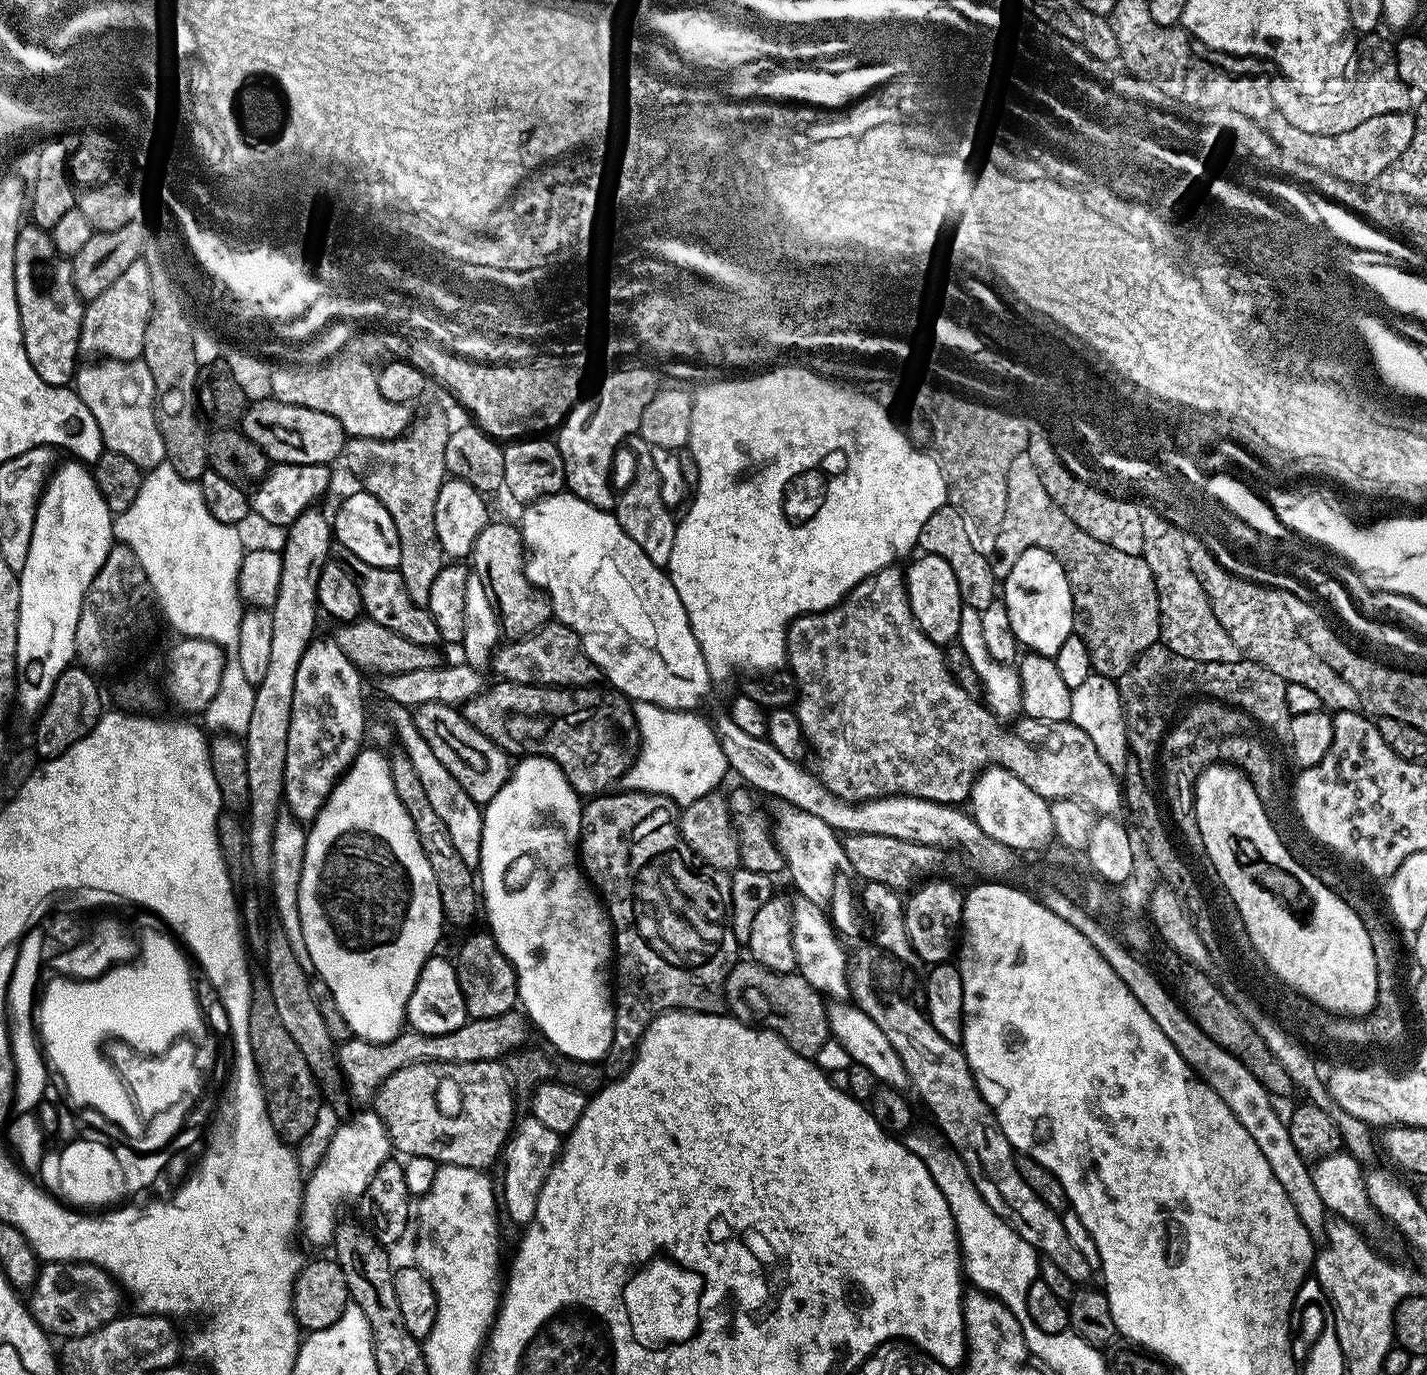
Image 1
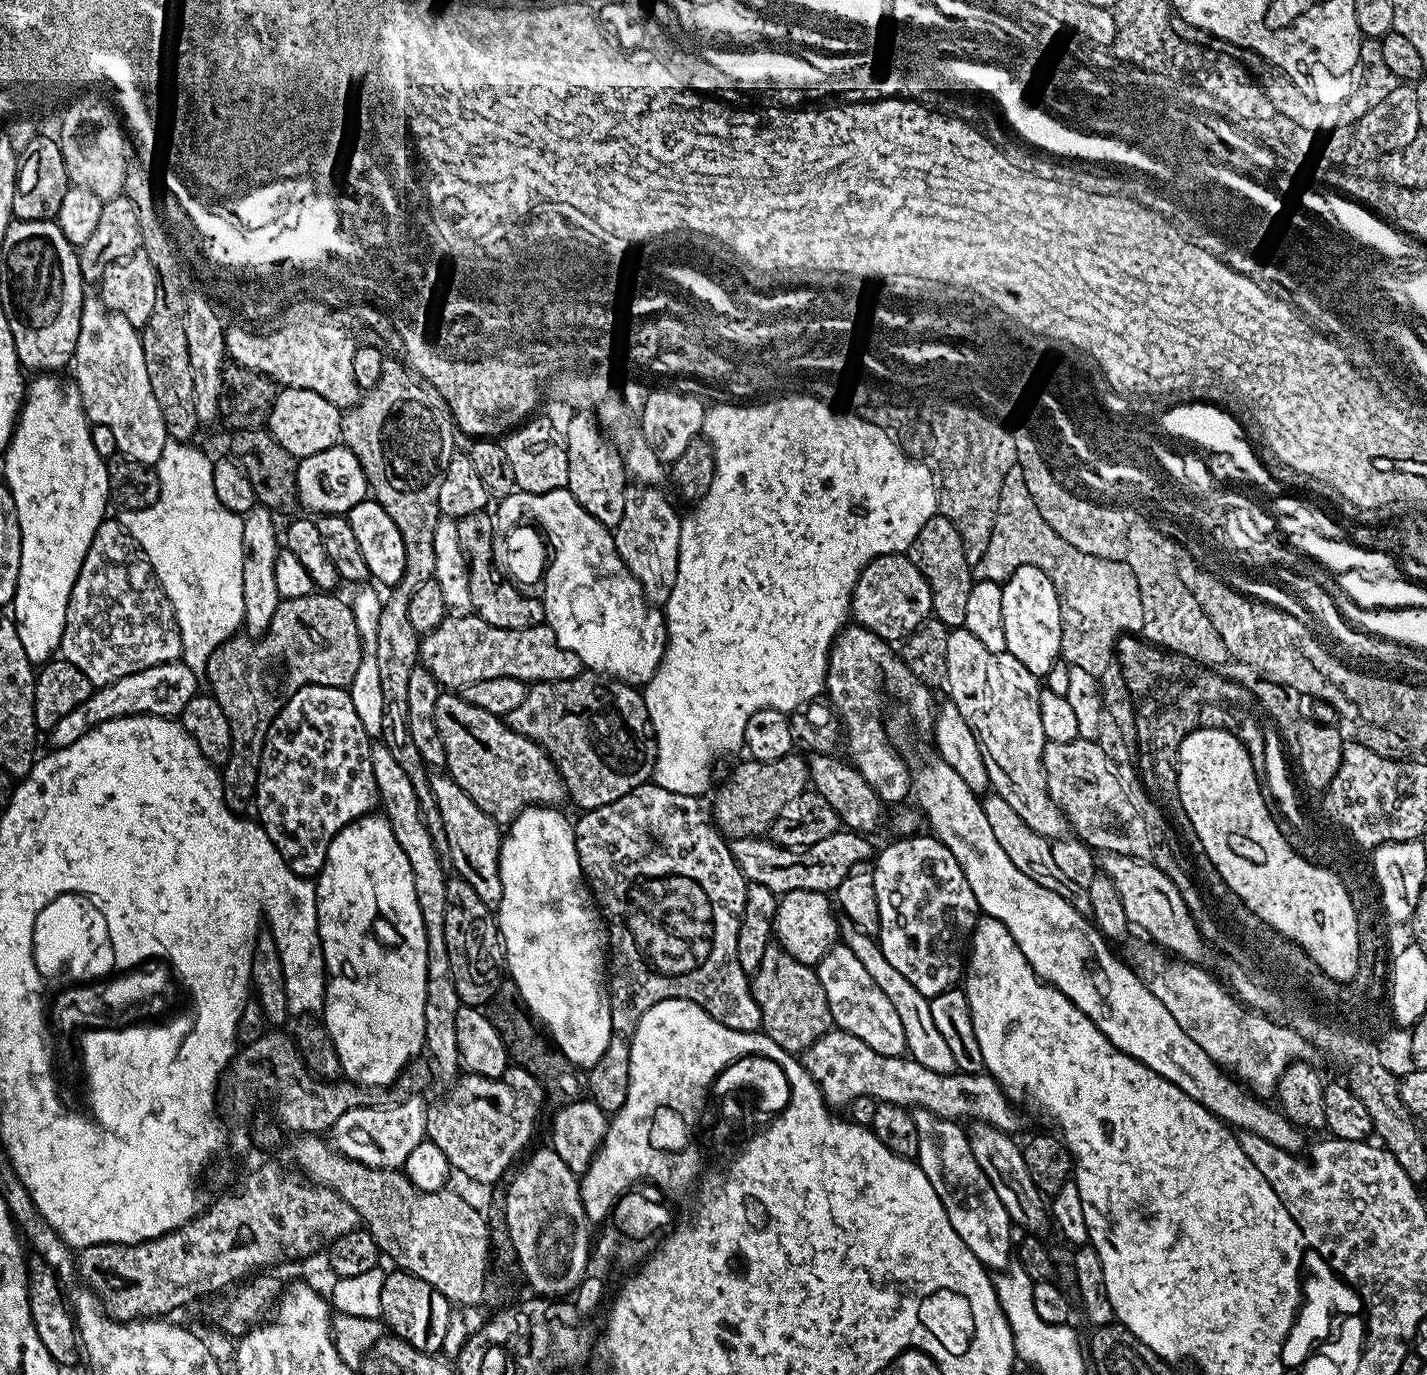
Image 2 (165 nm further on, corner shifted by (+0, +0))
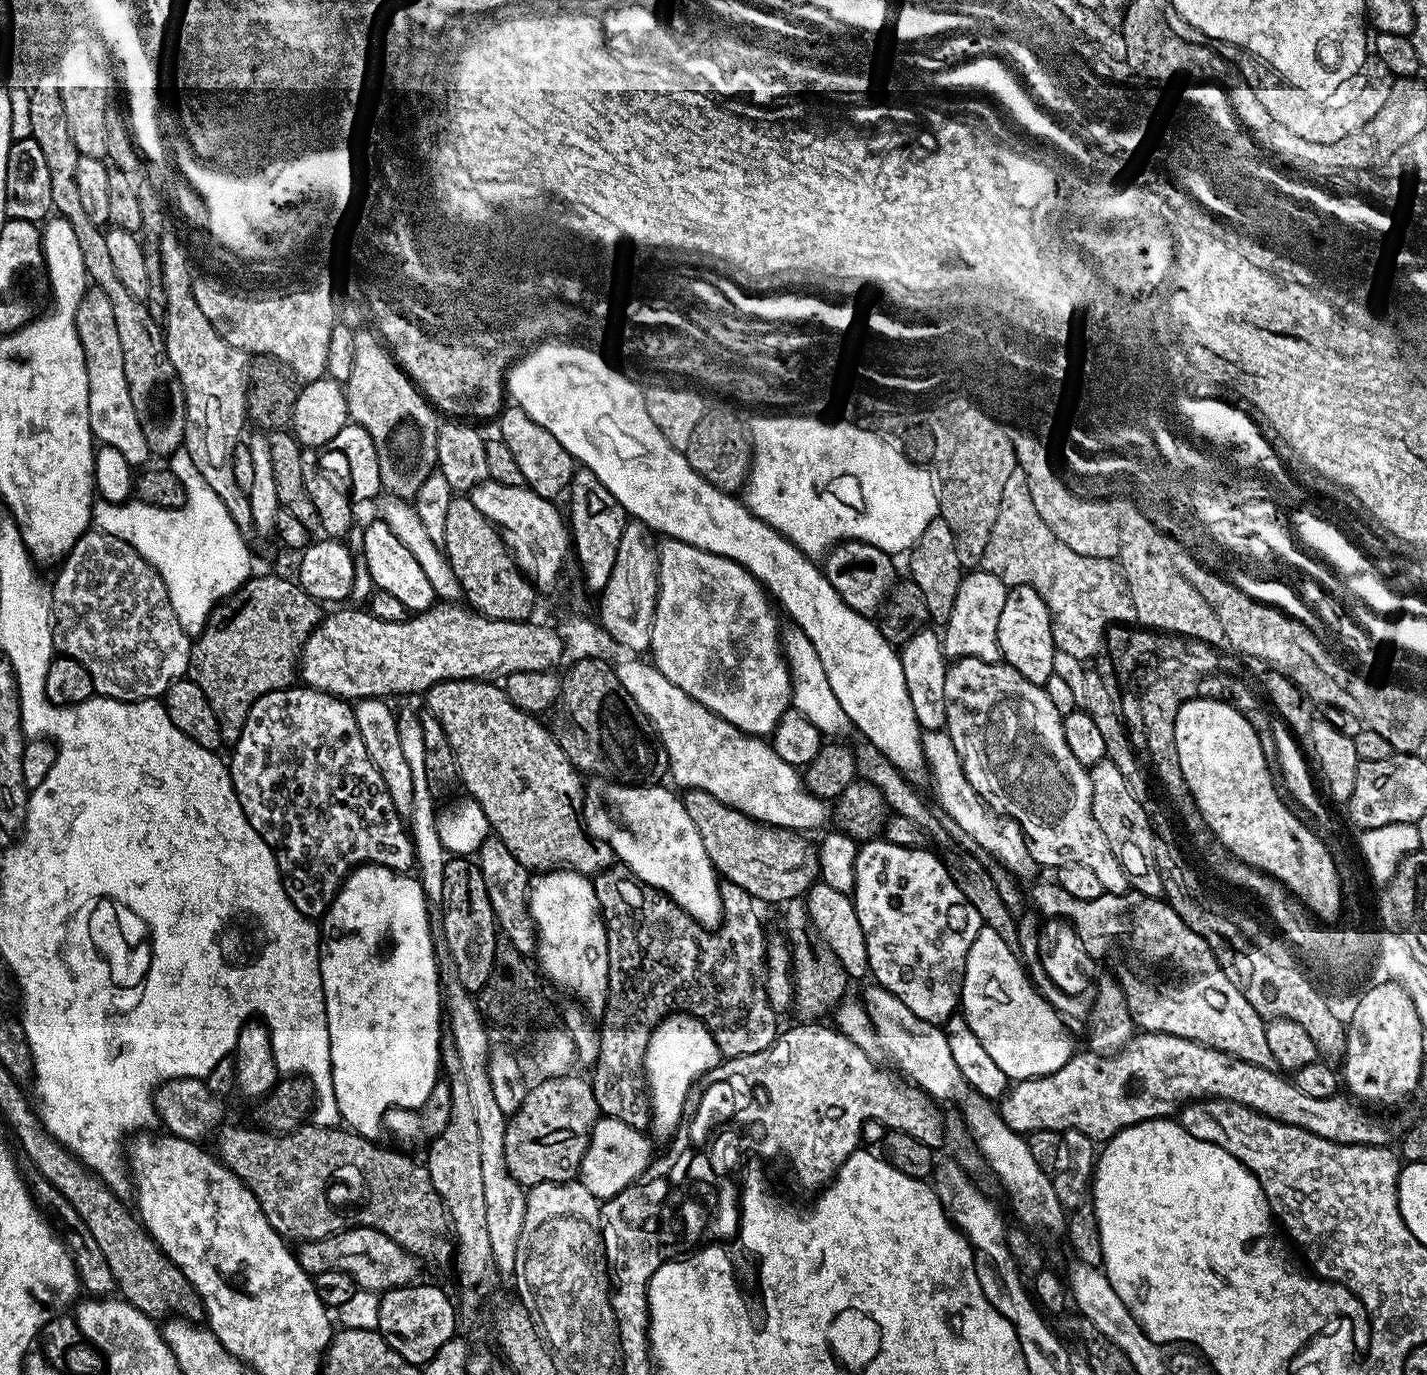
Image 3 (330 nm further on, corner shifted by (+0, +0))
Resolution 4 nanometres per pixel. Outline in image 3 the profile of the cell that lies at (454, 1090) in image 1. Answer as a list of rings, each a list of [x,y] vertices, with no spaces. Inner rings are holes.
[[[577,1074],[566,1076],[550,1076],[541,1079],[541,1084],[529,1087],[522,1106],[508,1120],[504,1135],[506,1152],[506,1170],[520,1184],[531,1186],[542,1182],[566,1184],[575,1181],[580,1175],[580,1163],[586,1154],[586,1146],[590,1142],[592,1128],[601,1115],[598,1102],[594,1102],[594,1090],[591,1079],[584,1080]]]

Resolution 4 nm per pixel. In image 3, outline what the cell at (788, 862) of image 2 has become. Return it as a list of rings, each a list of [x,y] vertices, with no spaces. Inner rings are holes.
[[[697,788],[685,791],[682,799],[717,873],[727,883],[742,886],[753,900],[780,906],[803,897],[817,883],[820,875],[817,849],[808,845],[801,833],[765,826]]]

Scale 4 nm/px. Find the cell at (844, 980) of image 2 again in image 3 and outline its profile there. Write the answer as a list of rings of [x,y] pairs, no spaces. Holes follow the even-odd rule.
[[[879,986],[871,987],[865,990],[862,1000],[867,1007],[883,1055],[892,1059],[909,1076],[907,1079],[933,1101],[962,1101],[970,1089],[962,1078],[962,1070],[958,1070],[954,1057],[950,1055],[950,1042],[946,1042],[943,1027],[918,1018],[918,1014],[914,1014],[914,1010],[906,1006],[906,1002],[890,994],[890,990]]]

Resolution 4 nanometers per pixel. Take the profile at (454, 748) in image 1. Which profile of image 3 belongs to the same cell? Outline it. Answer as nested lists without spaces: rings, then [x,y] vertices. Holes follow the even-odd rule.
[[[487,680],[438,682],[428,689],[426,699],[427,711],[438,718],[442,730],[446,730],[446,738],[450,738],[463,791],[468,791],[465,793],[482,806],[482,814],[486,814],[495,839],[502,841],[521,866],[536,874],[567,870],[581,872],[589,878],[613,867],[610,846],[589,836],[585,829],[582,819],[585,785],[581,773],[576,771],[570,758],[566,758],[551,731],[545,725],[543,728],[533,713],[518,710],[499,683]]]

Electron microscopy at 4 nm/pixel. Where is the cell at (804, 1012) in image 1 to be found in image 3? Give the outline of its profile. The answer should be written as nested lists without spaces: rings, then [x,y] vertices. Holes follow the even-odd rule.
[[[803,899],[787,901],[783,905],[782,911],[784,911],[785,924],[783,931],[786,933],[787,943],[792,950],[792,980],[795,988],[794,1012],[800,1015],[801,1021],[816,1022],[824,1018],[824,1015],[828,1016],[849,995],[850,977],[848,971],[842,966],[842,962],[838,962],[838,958],[833,952],[823,952],[818,947],[817,941],[814,939],[808,905]]]

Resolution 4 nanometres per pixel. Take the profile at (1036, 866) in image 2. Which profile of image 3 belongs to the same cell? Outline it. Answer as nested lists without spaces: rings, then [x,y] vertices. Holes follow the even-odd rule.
[[[947,731],[924,732],[921,735],[925,765],[934,784],[934,792],[938,800],[939,809],[945,817],[955,824],[972,840],[974,840],[984,851],[998,858],[1007,870],[1018,878],[1028,880],[1035,876],[1038,871],[1036,860],[1029,854],[1027,841],[1023,833],[1015,824],[1005,820],[1002,816],[993,812],[985,803],[961,768],[961,760],[954,748],[953,740]]]

